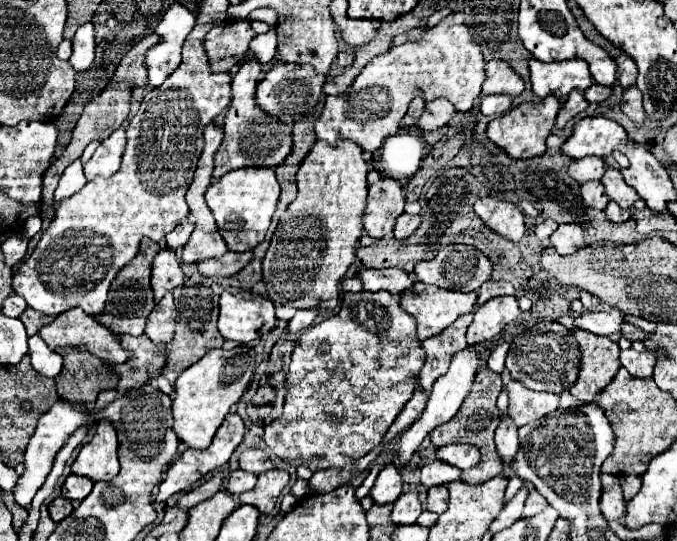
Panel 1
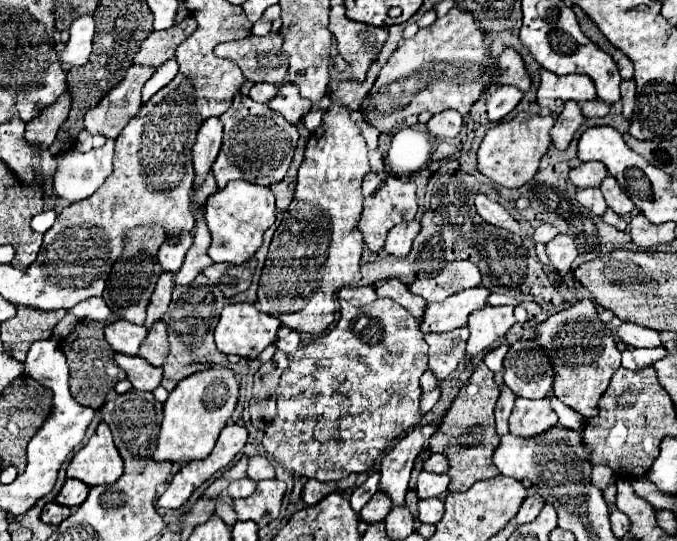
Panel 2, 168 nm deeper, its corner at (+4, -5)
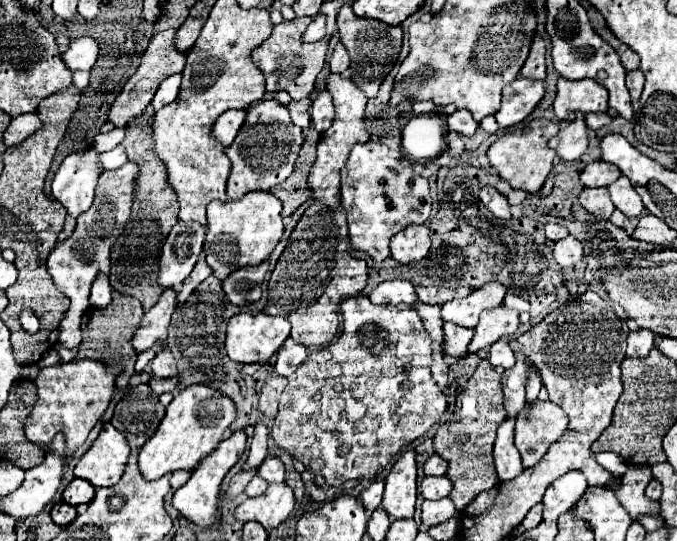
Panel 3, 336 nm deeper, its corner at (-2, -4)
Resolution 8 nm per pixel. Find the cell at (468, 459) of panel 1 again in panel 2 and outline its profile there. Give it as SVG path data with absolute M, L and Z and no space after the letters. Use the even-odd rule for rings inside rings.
M432 454L424 462L424 470L434 472L434 474L446 474L450 470L450 462L448 462L448 458L444 454Z

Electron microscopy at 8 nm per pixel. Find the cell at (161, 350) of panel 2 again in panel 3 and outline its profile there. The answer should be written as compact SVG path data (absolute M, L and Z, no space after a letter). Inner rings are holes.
M160 349L158 355L152 361L152 375L158 379L166 379L166 377L176 377L178 369L176 369L176 361L172 357L172 353L168 349Z

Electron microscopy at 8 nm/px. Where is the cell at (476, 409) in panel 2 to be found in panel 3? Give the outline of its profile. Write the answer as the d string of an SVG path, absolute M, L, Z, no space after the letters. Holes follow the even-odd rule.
M482 359L468 379L464 391L456 397L456 409L452 421L446 421L438 427L434 435L434 451L448 463L446 477L452 481L450 499L458 511L464 511L470 501L474 501L482 491L490 491L498 485L492 447L496 439L496 429L506 419L504 411L504 393L502 393L502 377L494 371L488 359Z

